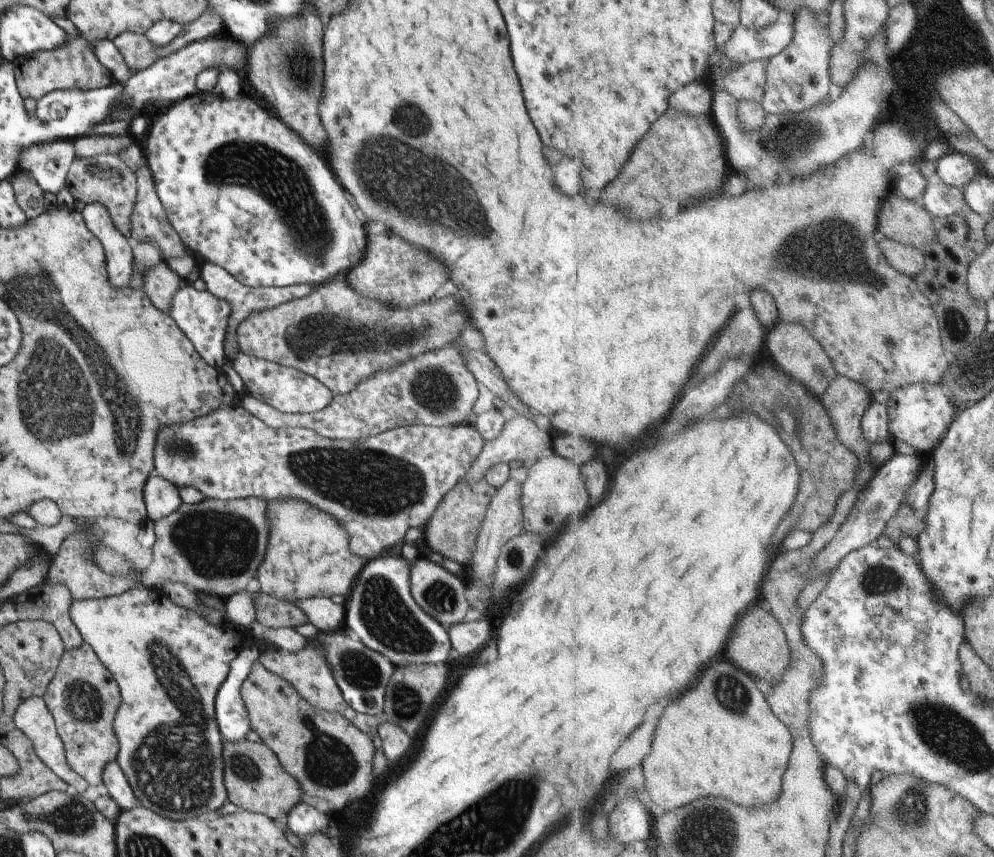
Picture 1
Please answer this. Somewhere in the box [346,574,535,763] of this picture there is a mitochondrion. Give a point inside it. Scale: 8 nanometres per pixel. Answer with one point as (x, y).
(405, 703)

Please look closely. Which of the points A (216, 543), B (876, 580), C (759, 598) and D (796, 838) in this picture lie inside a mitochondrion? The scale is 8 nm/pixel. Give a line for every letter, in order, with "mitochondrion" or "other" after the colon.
A: mitochondrion
B: mitochondrion
C: other
D: other

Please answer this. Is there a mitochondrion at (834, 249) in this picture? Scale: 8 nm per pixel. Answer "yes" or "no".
yes

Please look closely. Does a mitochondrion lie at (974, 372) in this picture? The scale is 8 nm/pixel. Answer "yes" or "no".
yes

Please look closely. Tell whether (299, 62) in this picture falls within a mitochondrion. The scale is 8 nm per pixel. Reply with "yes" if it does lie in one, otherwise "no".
yes

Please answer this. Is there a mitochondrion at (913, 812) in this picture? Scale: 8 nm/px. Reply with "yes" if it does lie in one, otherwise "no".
yes

